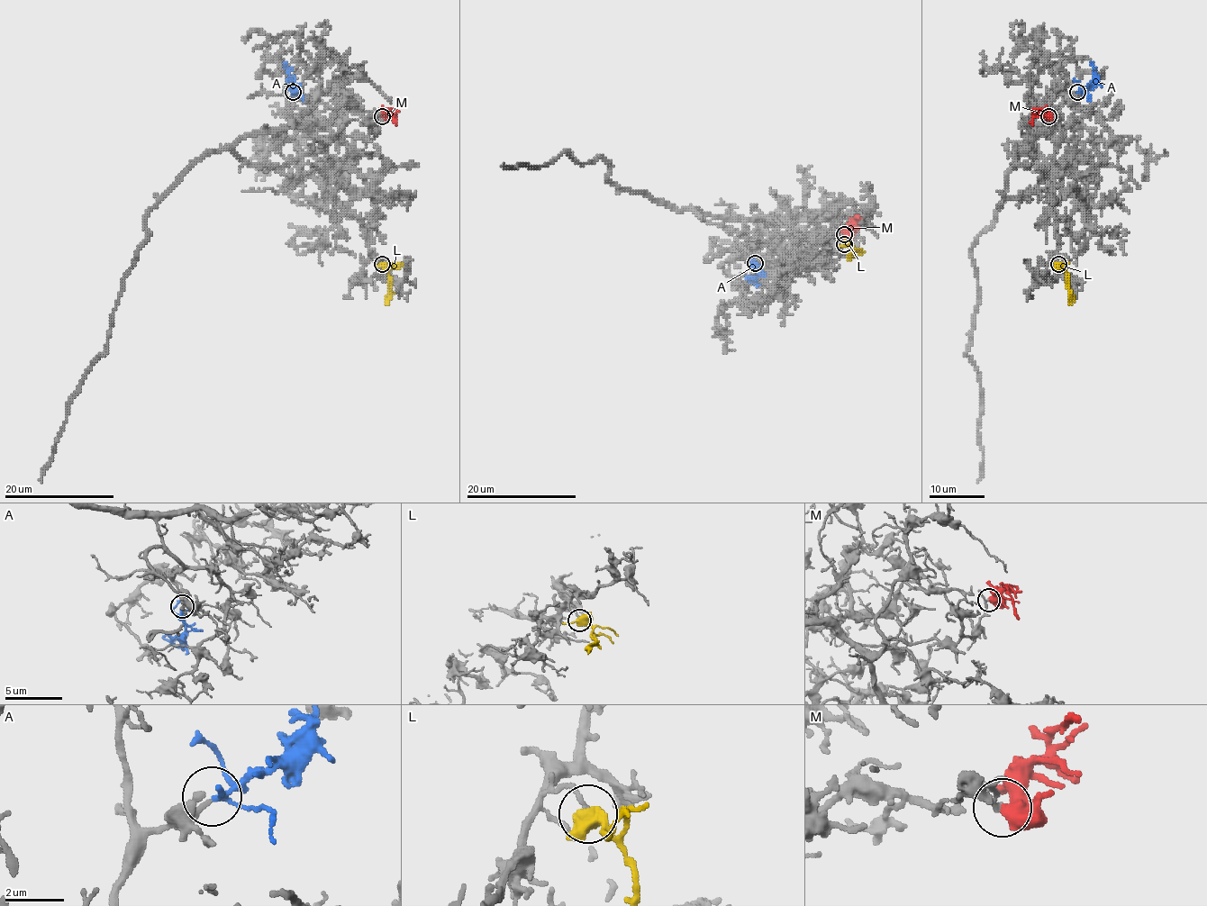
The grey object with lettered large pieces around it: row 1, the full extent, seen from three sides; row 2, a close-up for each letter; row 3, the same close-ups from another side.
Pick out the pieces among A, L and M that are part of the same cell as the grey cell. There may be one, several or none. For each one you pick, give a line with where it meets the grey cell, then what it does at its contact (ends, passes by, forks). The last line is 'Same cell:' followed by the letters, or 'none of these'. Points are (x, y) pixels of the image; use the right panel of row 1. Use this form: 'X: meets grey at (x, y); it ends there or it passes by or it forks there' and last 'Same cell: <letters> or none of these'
A: meets grey at (1077, 92); it forks there
Same cell: A

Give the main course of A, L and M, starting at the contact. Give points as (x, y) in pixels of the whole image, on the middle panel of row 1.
A: (755, 263), (756, 276), (752, 282), (748, 276)
L: (844, 243), (850, 248), (852, 255), (848, 255)
M: (844, 234), (859, 217)

